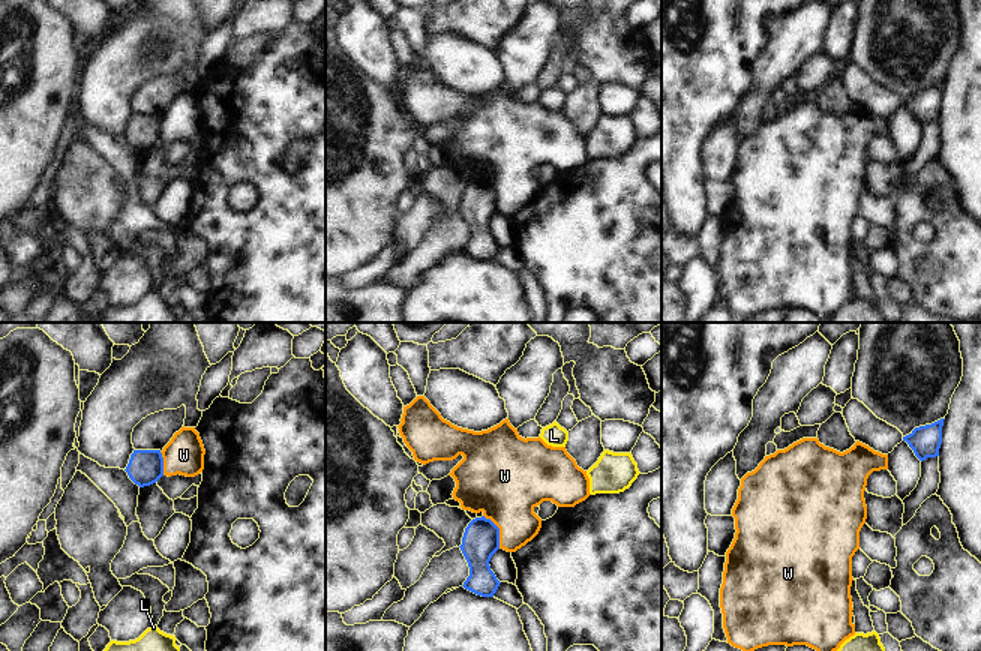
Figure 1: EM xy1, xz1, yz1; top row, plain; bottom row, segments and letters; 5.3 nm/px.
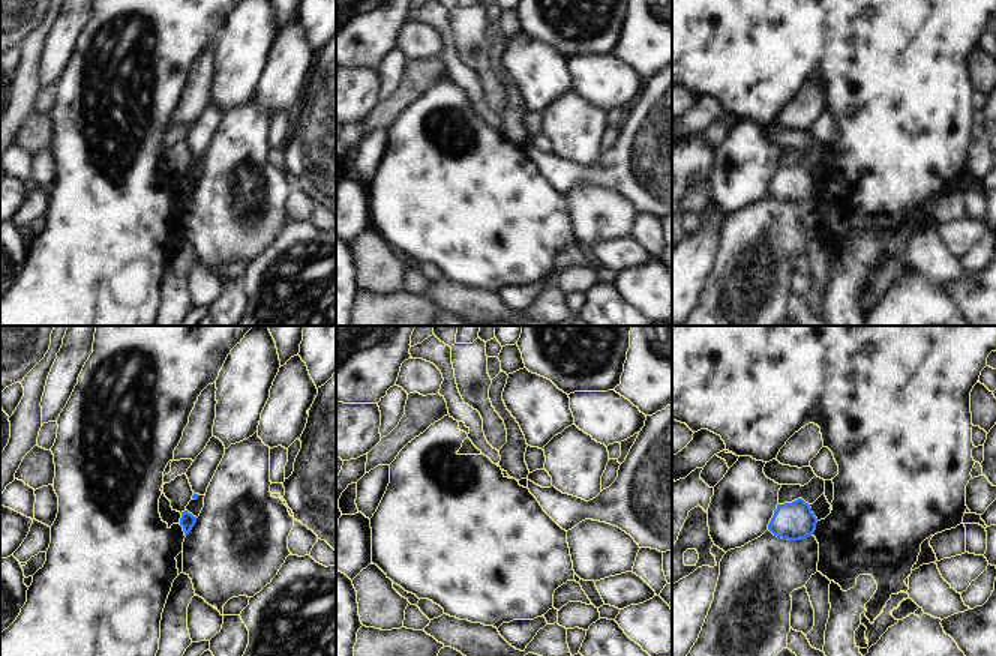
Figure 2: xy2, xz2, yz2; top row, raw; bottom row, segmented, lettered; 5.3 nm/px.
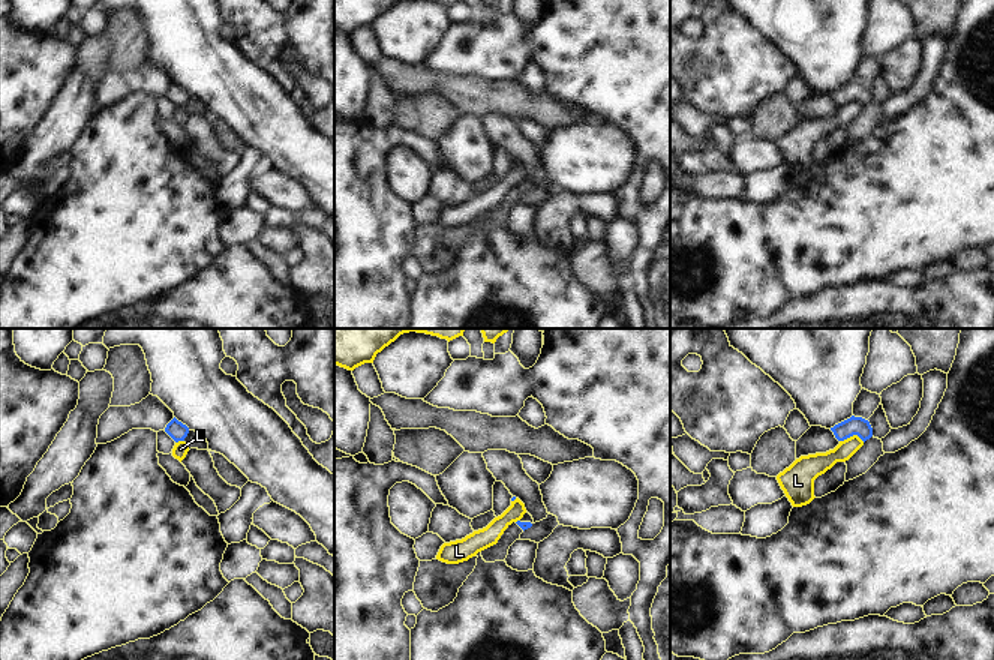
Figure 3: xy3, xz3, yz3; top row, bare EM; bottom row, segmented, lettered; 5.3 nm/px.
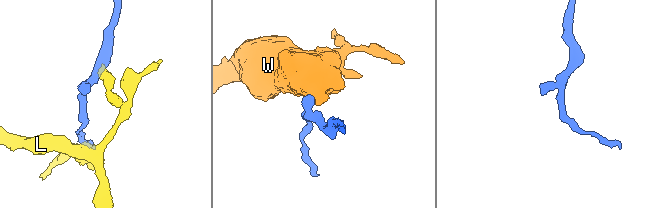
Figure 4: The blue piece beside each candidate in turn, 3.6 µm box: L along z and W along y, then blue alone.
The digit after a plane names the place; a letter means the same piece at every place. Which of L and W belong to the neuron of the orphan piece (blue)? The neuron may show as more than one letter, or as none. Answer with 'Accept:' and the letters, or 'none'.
Accept: none

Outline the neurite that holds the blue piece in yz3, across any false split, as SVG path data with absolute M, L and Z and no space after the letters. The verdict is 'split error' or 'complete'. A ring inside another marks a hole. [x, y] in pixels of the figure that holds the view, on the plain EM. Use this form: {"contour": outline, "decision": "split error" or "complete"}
{"contour": "M852 80L850 82L831 92L838 105L858 99L864 106L873 100L873 92L868 84Z", "decision": "complete"}

